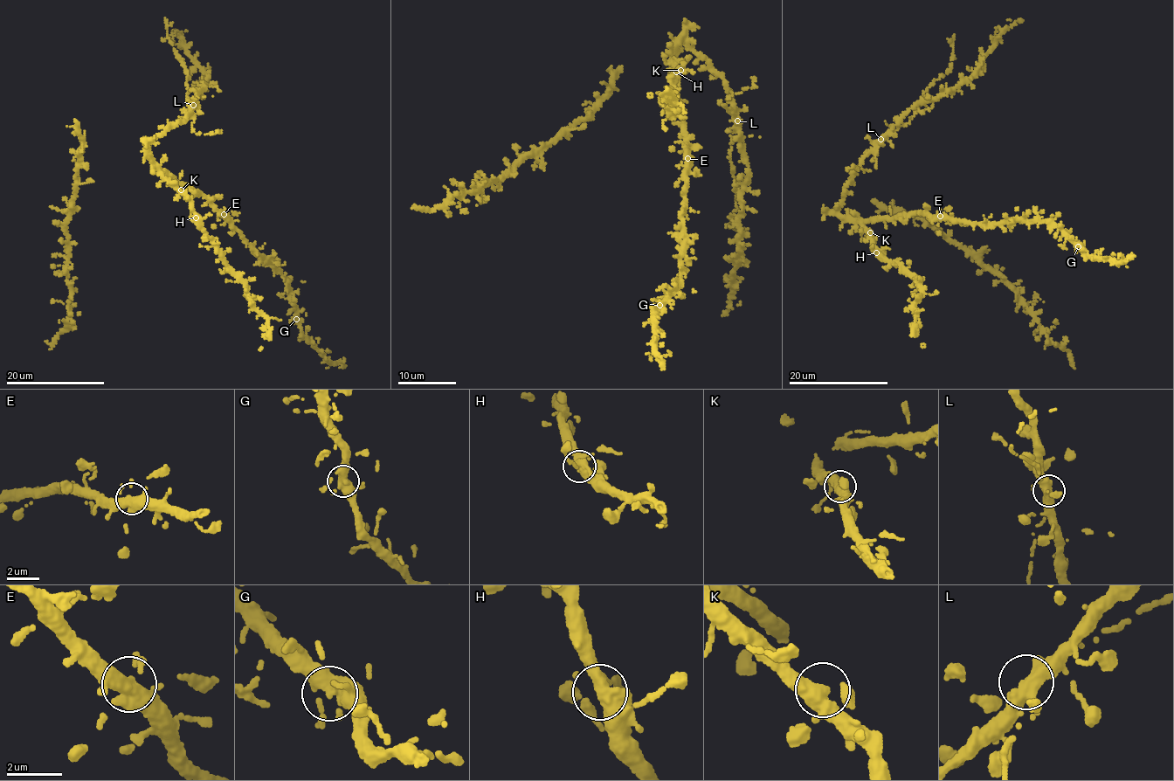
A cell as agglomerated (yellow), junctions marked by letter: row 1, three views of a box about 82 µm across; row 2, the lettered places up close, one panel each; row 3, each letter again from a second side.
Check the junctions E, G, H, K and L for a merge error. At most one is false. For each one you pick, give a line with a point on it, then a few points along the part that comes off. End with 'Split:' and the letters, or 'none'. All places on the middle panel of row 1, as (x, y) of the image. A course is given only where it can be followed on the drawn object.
Split: none

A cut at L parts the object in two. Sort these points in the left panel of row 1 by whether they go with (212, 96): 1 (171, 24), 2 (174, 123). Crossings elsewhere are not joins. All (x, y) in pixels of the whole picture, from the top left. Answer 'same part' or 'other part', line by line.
1: other part
2: same part

